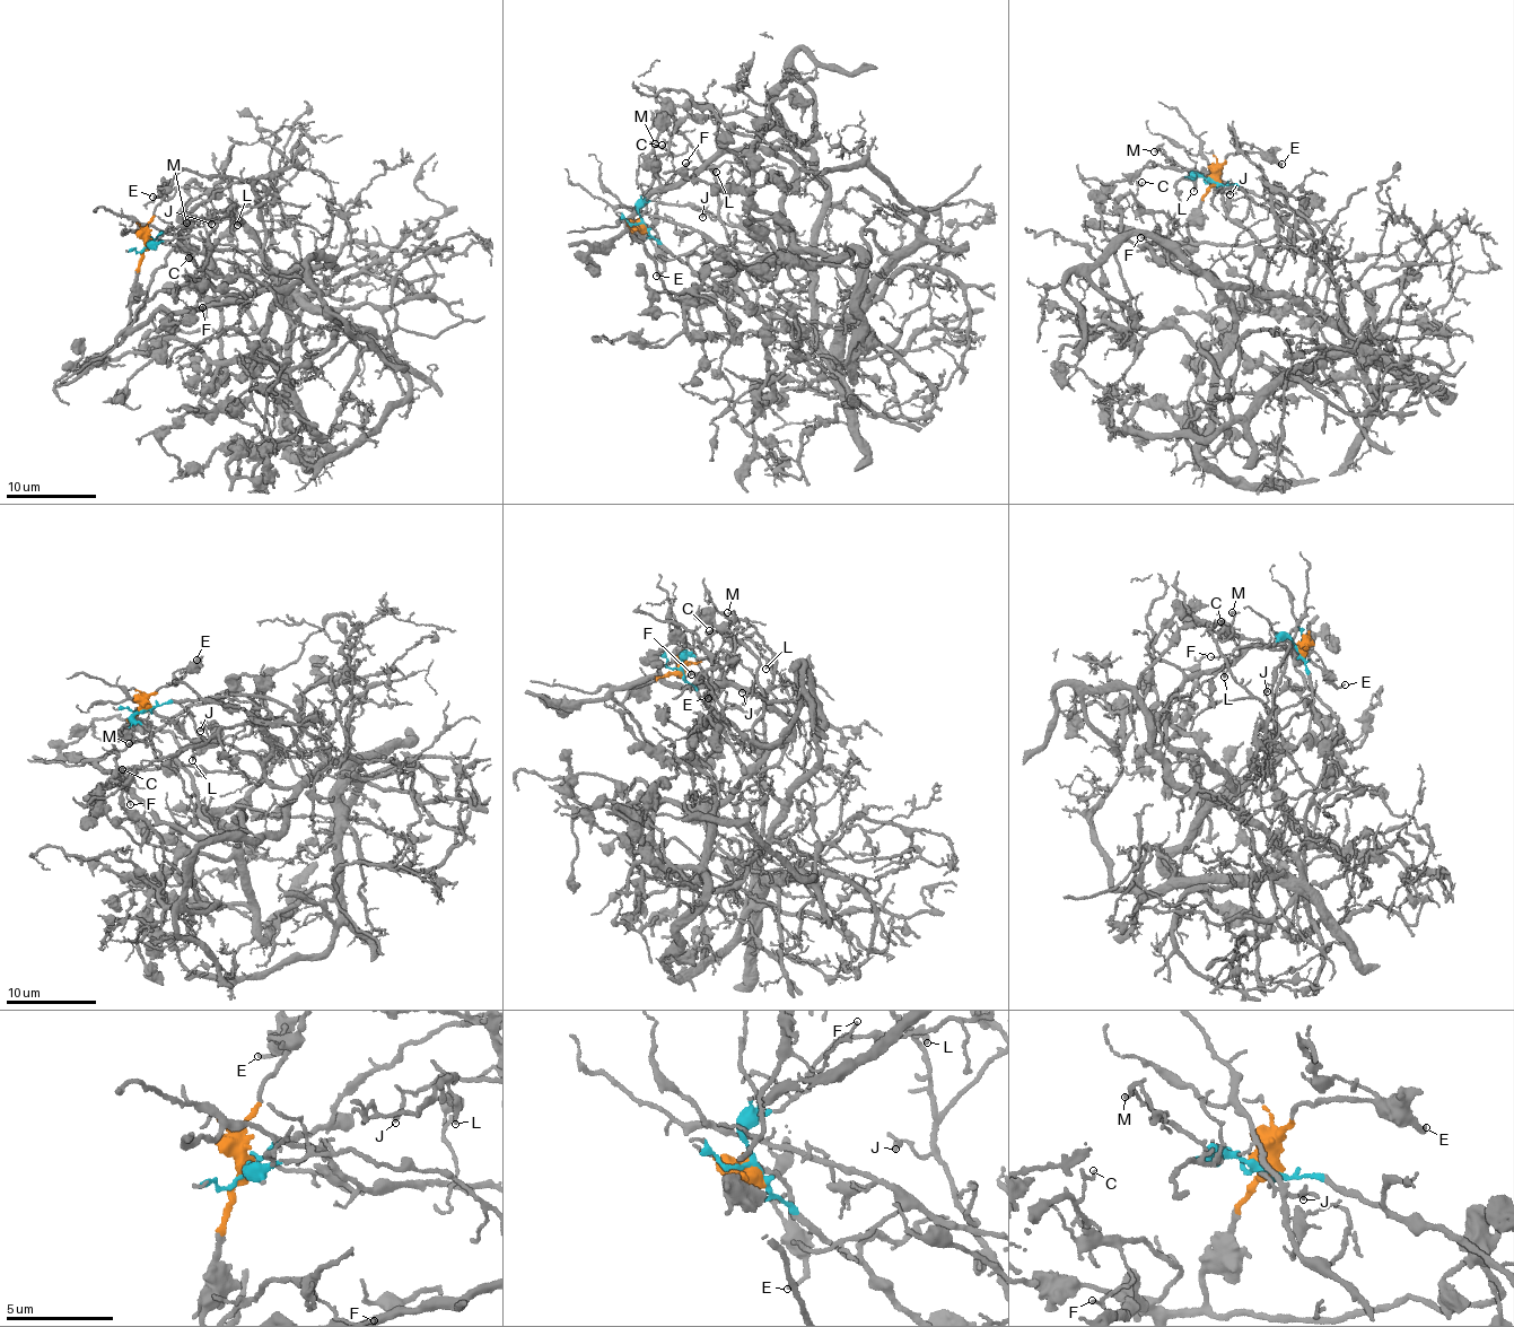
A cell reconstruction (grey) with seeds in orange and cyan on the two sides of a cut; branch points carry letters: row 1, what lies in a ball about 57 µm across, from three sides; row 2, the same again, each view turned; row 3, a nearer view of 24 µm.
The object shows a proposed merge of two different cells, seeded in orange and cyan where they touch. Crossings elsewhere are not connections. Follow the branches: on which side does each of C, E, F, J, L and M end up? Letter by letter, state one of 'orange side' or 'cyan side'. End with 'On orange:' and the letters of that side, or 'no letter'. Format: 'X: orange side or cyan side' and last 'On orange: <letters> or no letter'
C: orange side
E: orange side
F: orange side
J: cyan side
L: cyan side
M: cyan side
On orange: C, E, F

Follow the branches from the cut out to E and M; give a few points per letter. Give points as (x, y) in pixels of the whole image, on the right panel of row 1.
E: (1211, 182), (1211, 173), (1226, 156), (1259, 153), (1283, 164)
M: (1211, 182), (1289, 207), (1324, 241), (1286, 226), (1237, 188), (1167, 167), (1163, 150), (1155, 151)

